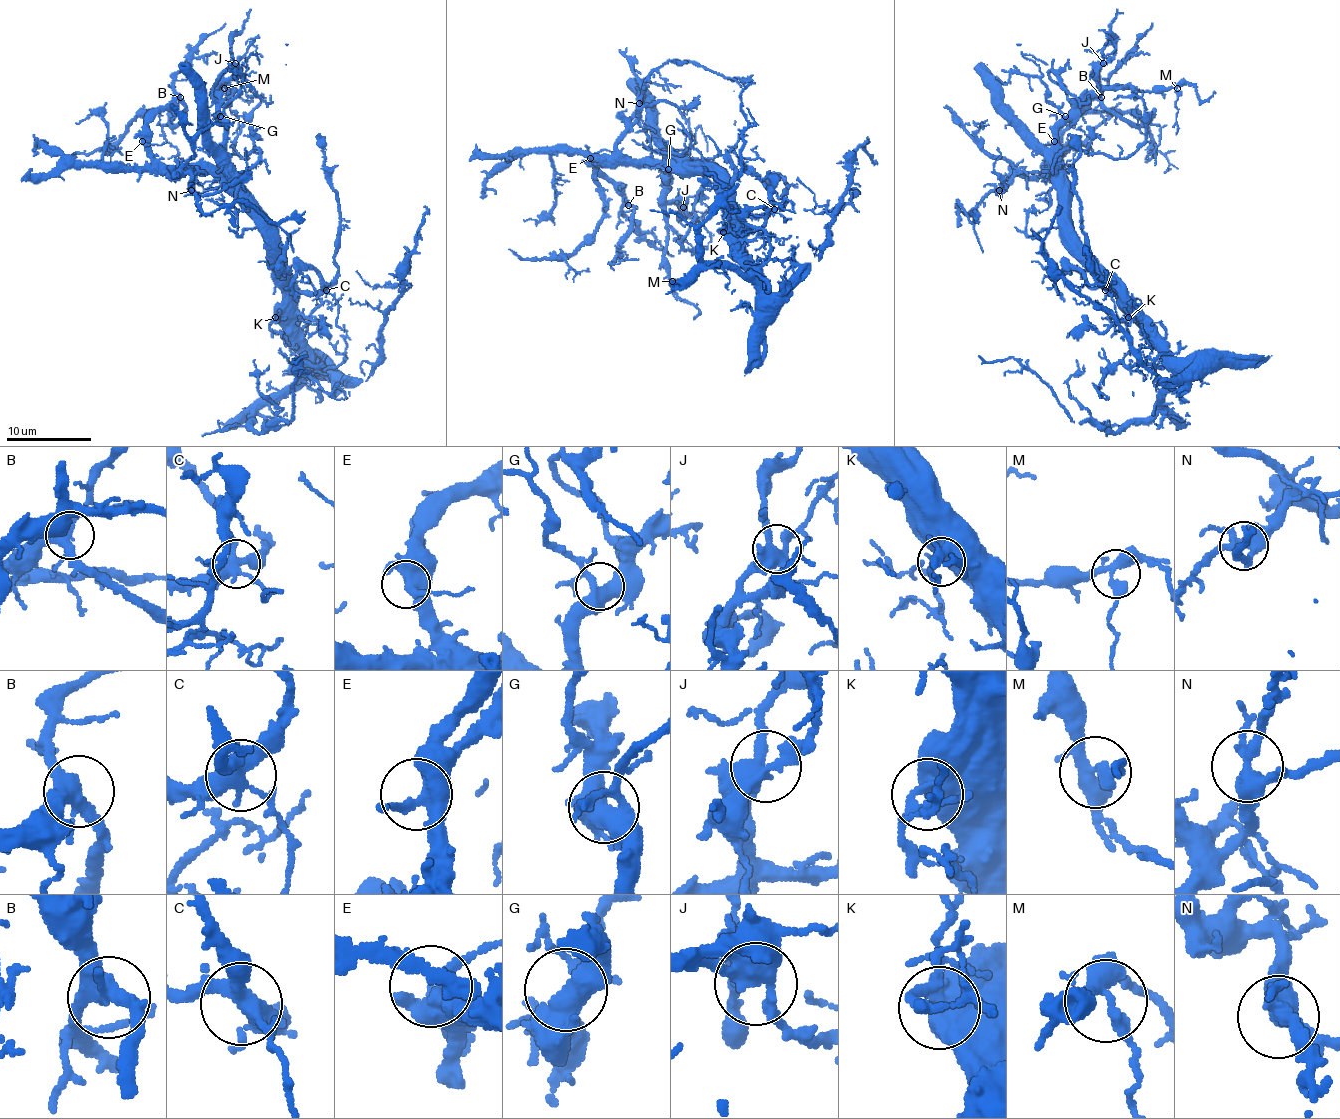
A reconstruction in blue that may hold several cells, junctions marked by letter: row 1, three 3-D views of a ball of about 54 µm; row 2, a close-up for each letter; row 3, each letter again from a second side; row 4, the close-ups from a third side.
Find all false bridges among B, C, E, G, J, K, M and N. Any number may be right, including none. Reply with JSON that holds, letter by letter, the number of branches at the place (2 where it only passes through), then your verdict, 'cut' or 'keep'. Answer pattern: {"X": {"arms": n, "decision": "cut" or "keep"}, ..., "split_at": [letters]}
{"B": {"arms": 4, "decision": "keep"}, "C": {"arms": 5, "decision": "keep"}, "E": {"arms": 3, "decision": "keep"}, "G": {"arms": 3, "decision": "keep"}, "J": {"arms": 3, "decision": "keep"}, "K": {"arms": 3, "decision": "keep"}, "M": {"arms": 4, "decision": "keep"}, "N": {"arms": 4, "decision": "keep"}, "split_at": []}

